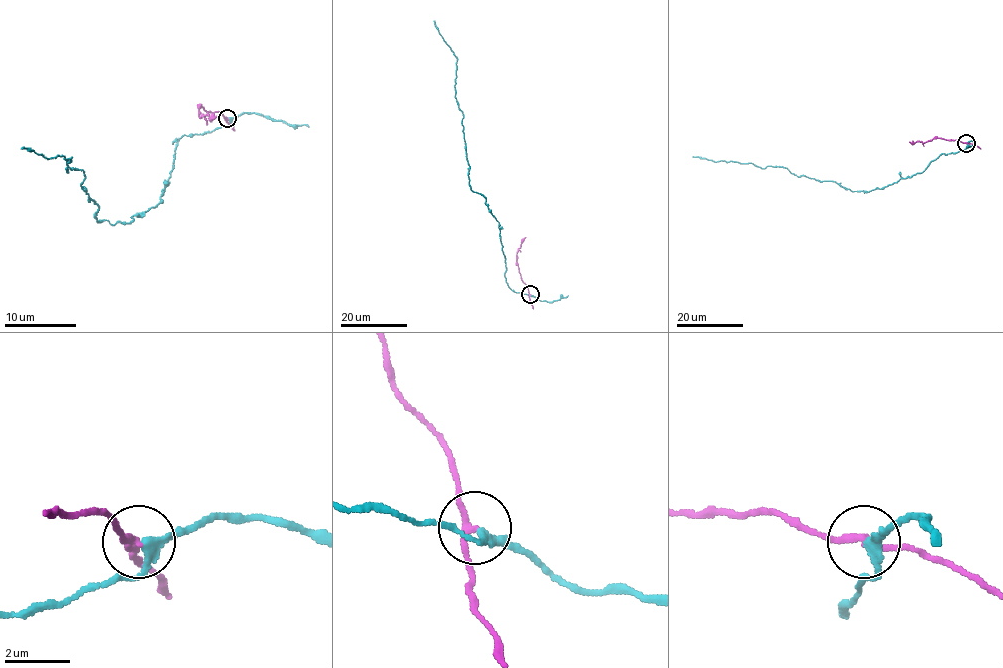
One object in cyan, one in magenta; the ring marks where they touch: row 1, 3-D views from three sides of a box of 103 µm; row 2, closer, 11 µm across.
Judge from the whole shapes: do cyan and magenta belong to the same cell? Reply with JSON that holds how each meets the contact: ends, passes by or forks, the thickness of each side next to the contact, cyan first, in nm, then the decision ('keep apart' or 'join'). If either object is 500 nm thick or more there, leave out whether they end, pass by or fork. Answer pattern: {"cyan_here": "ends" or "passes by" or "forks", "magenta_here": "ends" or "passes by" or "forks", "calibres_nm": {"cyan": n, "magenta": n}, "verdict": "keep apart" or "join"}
{"cyan_here": "passes by", "magenta_here": "passes by", "calibres_nm": {"cyan": 240, "magenta": 180}, "verdict": "keep apart"}

